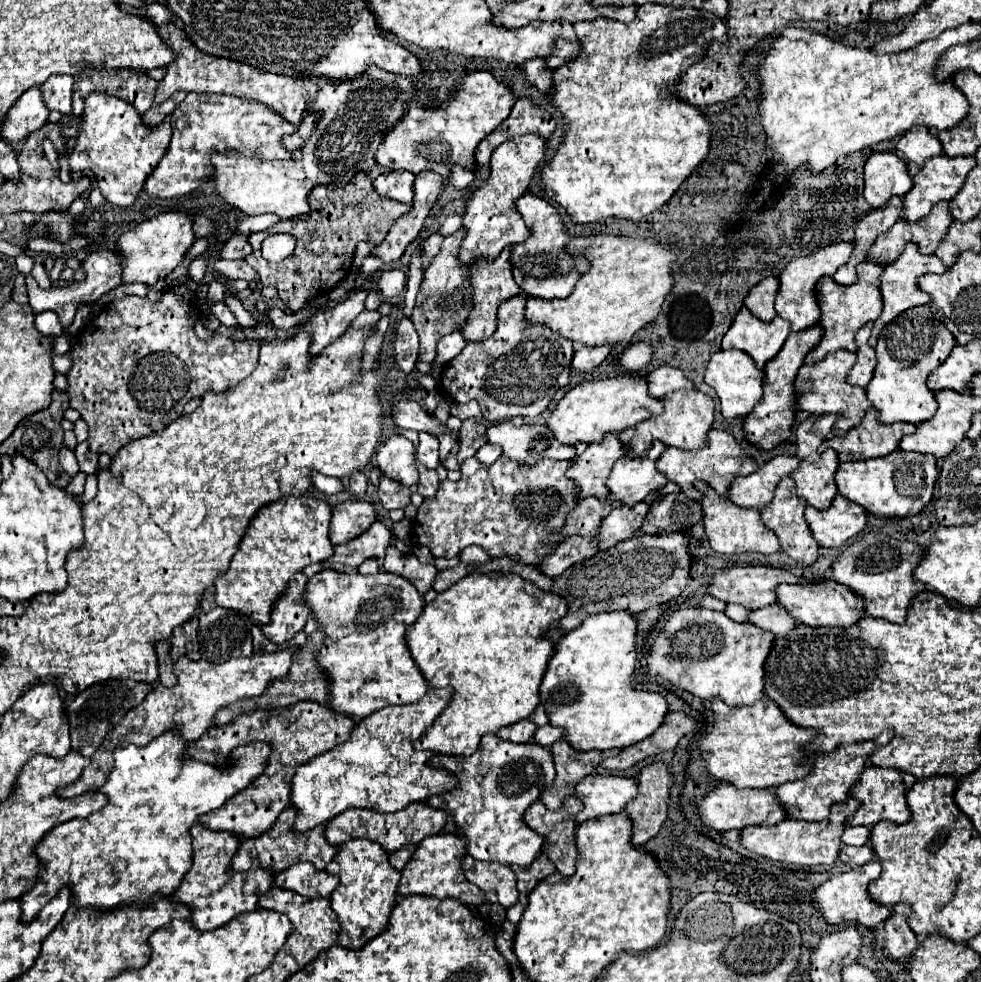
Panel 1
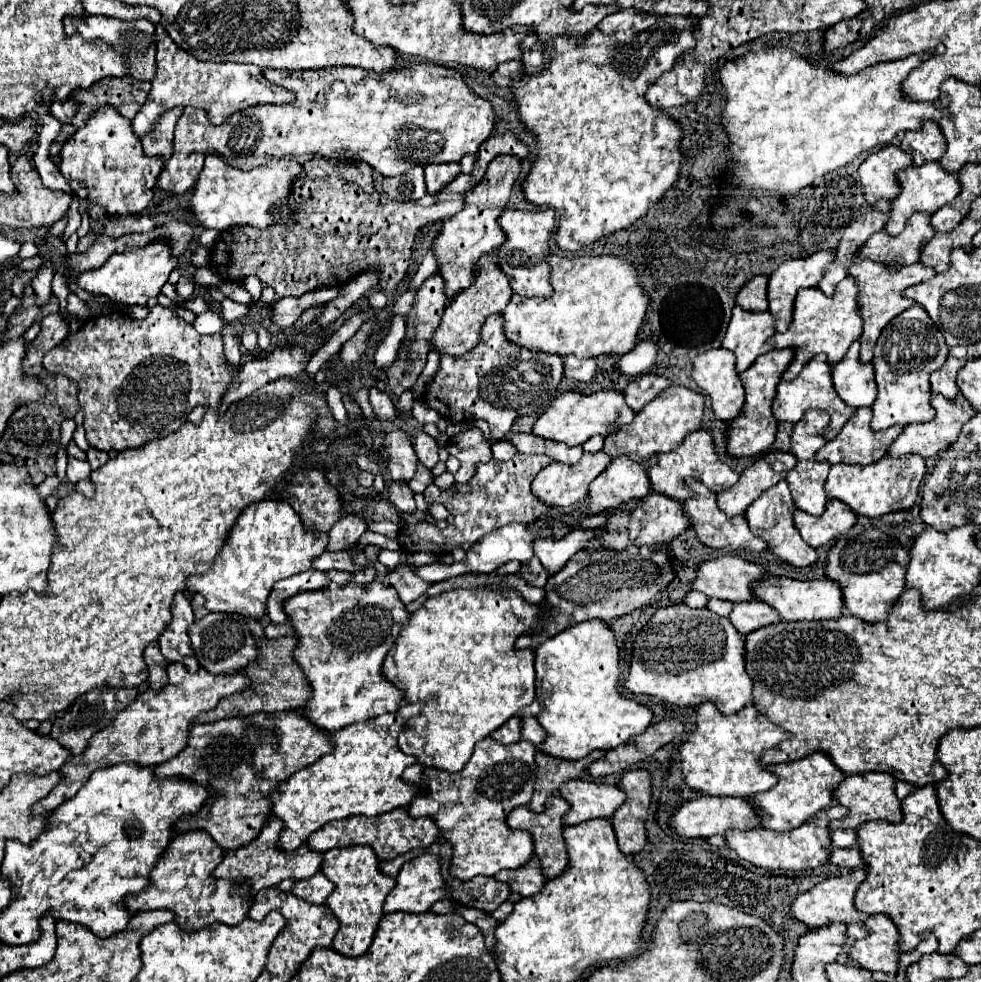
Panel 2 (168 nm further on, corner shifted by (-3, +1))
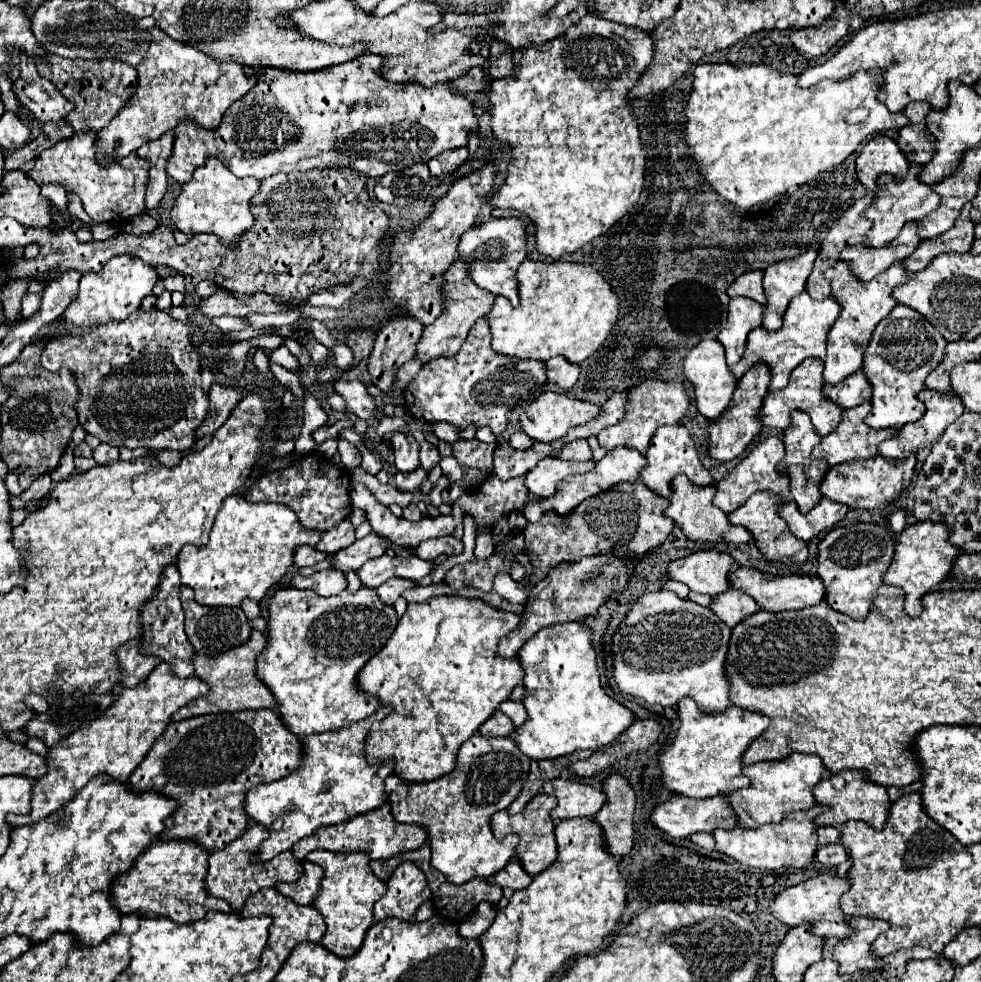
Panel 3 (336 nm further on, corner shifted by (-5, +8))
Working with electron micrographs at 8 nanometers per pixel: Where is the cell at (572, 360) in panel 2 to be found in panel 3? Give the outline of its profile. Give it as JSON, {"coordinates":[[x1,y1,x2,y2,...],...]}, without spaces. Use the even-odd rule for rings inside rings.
{"coordinates":[[554,356,546,362,546,378,562,390,570,390,578,380,578,366,562,360,562,356]]}

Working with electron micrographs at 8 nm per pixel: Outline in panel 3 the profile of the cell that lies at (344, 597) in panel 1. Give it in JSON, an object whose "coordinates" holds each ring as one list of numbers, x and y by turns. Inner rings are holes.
{"coordinates":[[280,588,268,606,268,642,258,654,256,676,274,694,278,702,278,716,286,728,290,728,290,732,298,738,304,738,310,734,340,730,374,714,380,704,374,696,356,688,356,676,360,668,388,642,396,624,398,618,394,608,382,604,372,588,360,588,356,594,344,590,330,598,298,588]]}

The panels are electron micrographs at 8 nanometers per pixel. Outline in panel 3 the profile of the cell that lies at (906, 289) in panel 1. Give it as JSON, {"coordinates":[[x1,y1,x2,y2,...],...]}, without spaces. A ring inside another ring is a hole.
{"coordinates":[[842,260,826,270,826,278,830,280,830,286,832,286,832,296,842,306,842,312,828,330,826,358,824,358,824,372,822,372,824,382,838,384,846,376,850,376,862,368,862,356,864,356,866,344,870,342,870,336,872,336,876,324,882,318,886,318,890,314,890,310,896,306,894,298,892,298,892,290,896,286,904,284,906,276,908,276,908,272,902,268,902,264,892,264,892,268,878,274,870,282,854,280,854,276,850,276,850,268,846,268,846,264,842,264]]}

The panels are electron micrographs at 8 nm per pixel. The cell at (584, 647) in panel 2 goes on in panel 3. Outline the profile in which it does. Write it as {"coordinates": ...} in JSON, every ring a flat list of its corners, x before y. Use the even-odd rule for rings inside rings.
{"coordinates":[[566,622,542,628,542,632,534,634,516,654,522,670,524,670,524,698,522,704,528,712,528,720,522,726,516,726,512,736,518,748,532,760,560,758,572,754,574,750,598,750,610,742,614,742,632,722,634,714,610,698,600,686,600,676,596,670,596,652,590,642,590,630,582,622]]}

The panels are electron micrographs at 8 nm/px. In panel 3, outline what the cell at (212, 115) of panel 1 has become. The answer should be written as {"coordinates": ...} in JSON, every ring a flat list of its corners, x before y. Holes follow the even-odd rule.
{"coordinates":[[358,56,354,60,336,64,336,66,328,66,316,72,286,72,286,70,278,70,278,68,246,68,246,76,256,76,258,82,256,86,242,98,236,100,222,118,222,124,214,130,214,132,198,132,198,128,194,128,194,124,178,124,178,128,174,130,174,146,172,146,172,154,166,162,166,172,180,184,184,184,186,180,190,180,192,172,202,166,210,156,218,158,234,176,238,178,268,178,274,176,278,172,294,172,294,170,312,170,312,168,350,168,350,170,358,170,368,178,382,178,388,172,400,172,402,168,410,168,410,164,418,164,418,162,428,162,434,156,446,152,446,150,454,150,460,146,466,146,466,138,470,130,478,132,478,118,472,110,472,102,464,96,452,94,448,84,436,84,434,88,418,88,418,84,390,84,386,80,382,80,382,76,378,76,378,72,374,72,374,68,378,68,378,64,382,64,382,60,378,60,378,56]]}

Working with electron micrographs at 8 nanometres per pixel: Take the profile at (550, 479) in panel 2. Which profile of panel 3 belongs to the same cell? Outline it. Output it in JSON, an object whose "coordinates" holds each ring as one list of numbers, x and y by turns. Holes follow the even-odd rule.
{"coordinates":[[544,458,542,462,538,462,536,468,532,468,530,472,526,472,526,488,528,492,532,492,534,496,540,498,550,498,556,492,556,484,570,474,584,474,590,468,594,468,594,462,564,462,560,458]]}

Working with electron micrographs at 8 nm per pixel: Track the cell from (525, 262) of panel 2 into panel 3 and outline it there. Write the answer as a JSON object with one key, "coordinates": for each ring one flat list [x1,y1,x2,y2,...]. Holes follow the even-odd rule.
{"coordinates":[[494,218,472,226,462,234,456,250,456,260,468,264,468,276,478,288,494,296,504,296,512,306,518,306,518,282,514,280,514,272,522,260,526,260,526,232,518,218]]}

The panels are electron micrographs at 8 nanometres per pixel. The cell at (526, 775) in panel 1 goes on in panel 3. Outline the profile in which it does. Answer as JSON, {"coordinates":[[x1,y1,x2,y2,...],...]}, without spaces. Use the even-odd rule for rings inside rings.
{"coordinates":[[474,734,460,746,456,768,450,774,438,780,432,780,432,782,422,782,422,784,406,784,398,776,392,774,386,778,384,790,386,790,392,816,396,822,418,824,426,830,430,838,428,844,432,850,430,866,442,872,450,884,464,884,472,878,490,878,492,874,500,872,506,866,506,862,514,856,518,836,508,834,504,840,496,840,490,828,490,816,498,810,508,808,514,796,518,796,526,780,528,766,530,766,530,760,522,756,520,748,514,744,510,736,508,738,486,738,482,734]]}

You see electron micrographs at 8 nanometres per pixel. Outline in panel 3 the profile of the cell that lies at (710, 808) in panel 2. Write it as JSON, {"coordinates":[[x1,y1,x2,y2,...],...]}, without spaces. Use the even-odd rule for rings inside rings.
{"coordinates":[[672,796,668,802,658,804,650,818,654,828,666,832,672,838,686,838,690,834,696,832,714,832,716,828,734,828,736,820,734,820,734,812,730,812,730,808,726,808,726,796,718,796,718,798,706,798,706,800,690,800,684,796]]}

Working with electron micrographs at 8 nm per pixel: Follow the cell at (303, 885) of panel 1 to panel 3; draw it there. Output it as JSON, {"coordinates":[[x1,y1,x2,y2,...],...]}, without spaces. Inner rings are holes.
{"coordinates":[[308,860,302,862,302,868,304,868,304,872,302,872,302,878,298,882,294,882,294,884,278,884,276,890,282,896,294,900,296,904,308,906,308,904,312,904,312,900,316,898,316,894,320,890,322,868,318,868,316,864,312,864]]}

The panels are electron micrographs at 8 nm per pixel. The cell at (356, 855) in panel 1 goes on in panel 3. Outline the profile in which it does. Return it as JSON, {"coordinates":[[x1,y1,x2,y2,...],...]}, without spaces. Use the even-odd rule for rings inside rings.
{"coordinates":[[314,850,306,858,324,870,320,892,312,902,312,906,322,914,326,924,326,932,320,944,340,958,354,956,360,950,366,930,374,924,372,908,386,894,386,884,378,880,370,870,370,856,366,856,366,852,336,854,328,850]]}

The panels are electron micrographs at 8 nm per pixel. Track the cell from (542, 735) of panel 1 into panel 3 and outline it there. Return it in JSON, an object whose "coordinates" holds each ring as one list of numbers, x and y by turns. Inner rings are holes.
{"coordinates":[[506,700,506,702,502,702,502,704,498,706,498,710,500,710,500,712,504,712,504,714,514,722,514,726,522,726,522,724,526,722,526,718,528,718,528,714,526,714,526,710,524,710,522,702]]}

